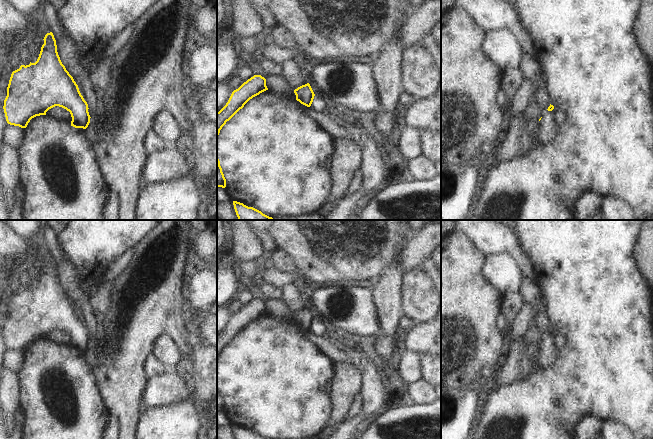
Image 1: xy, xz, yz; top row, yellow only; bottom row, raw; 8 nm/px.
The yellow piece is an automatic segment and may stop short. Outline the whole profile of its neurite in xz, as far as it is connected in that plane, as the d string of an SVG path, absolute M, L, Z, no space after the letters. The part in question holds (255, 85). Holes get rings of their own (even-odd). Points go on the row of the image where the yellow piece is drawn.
M254 75L234 90L226 105L217 112L217 187L226 187L226 179L218 159L218 135L222 127L253 97L268 90L266 79L261 75Z

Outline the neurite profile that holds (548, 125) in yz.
M545 110L540 120L540 141L551 141L556 132L558 125L554 119L553 110Z

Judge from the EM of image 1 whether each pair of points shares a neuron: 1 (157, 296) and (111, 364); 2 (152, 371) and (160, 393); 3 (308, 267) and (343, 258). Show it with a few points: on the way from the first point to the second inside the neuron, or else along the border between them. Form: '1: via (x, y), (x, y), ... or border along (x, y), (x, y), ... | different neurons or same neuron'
1: via (140, 313), (134, 322), (127, 347) | same neuron
2: border along (174, 372), (155, 375), (149, 379) | different neurons
3: via (317, 258), (334, 258) | same neuron

